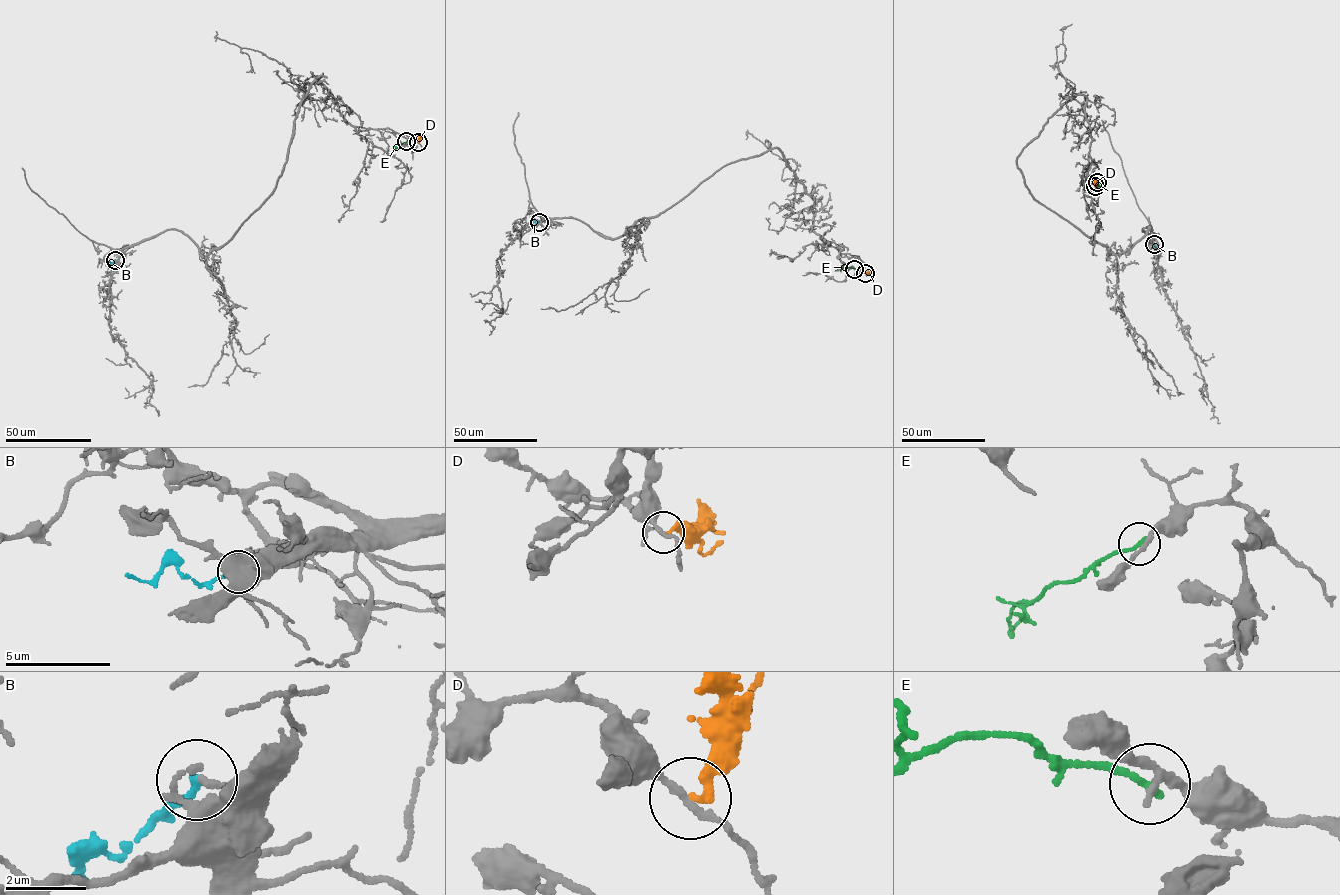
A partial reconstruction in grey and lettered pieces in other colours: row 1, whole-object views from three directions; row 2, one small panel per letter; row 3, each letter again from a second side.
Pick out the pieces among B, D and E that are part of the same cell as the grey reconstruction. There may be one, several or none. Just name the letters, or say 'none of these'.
none of these

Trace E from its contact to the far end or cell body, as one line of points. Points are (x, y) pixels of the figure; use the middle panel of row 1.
E: (854, 269), (846, 266), (841, 271)

